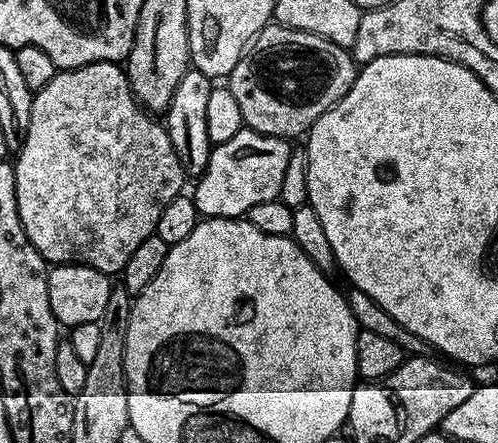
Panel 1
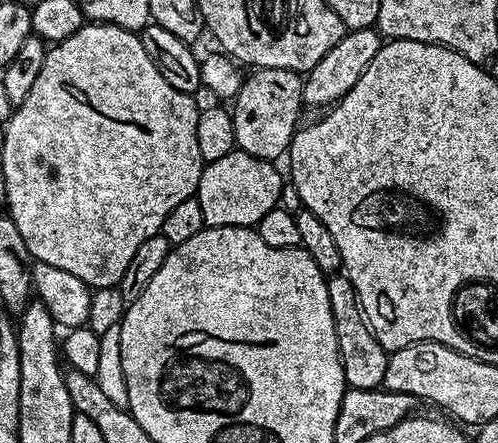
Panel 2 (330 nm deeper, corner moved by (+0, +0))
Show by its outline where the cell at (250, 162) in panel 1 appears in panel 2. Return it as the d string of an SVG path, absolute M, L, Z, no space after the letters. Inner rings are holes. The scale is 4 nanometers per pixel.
M239 150L226 154L226 158L205 164L195 195L202 206L205 225L209 228L252 228L265 214L270 214L270 210L279 205L286 183L276 167L271 160L254 158Z

